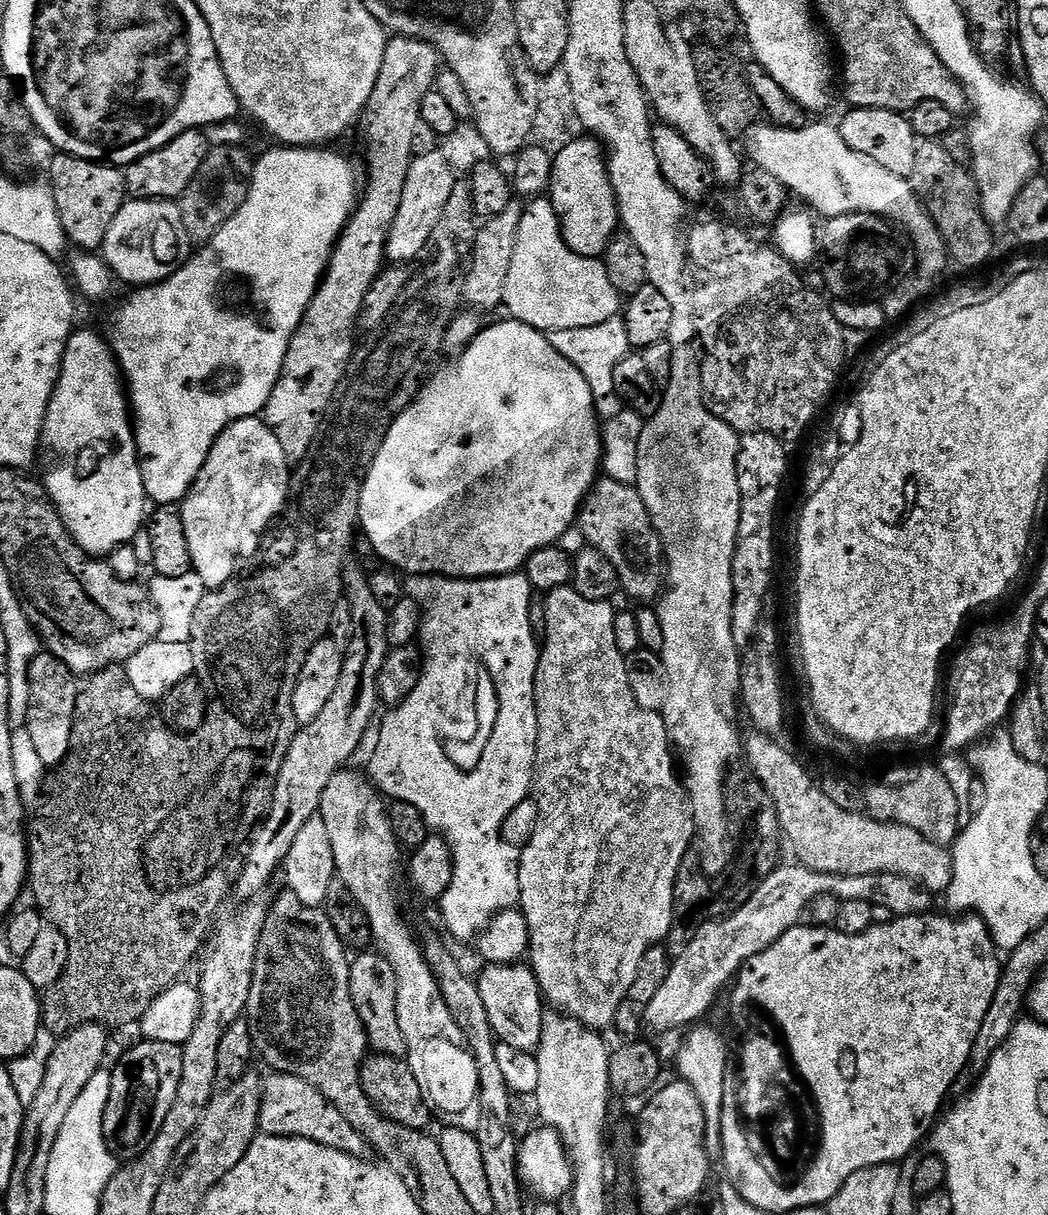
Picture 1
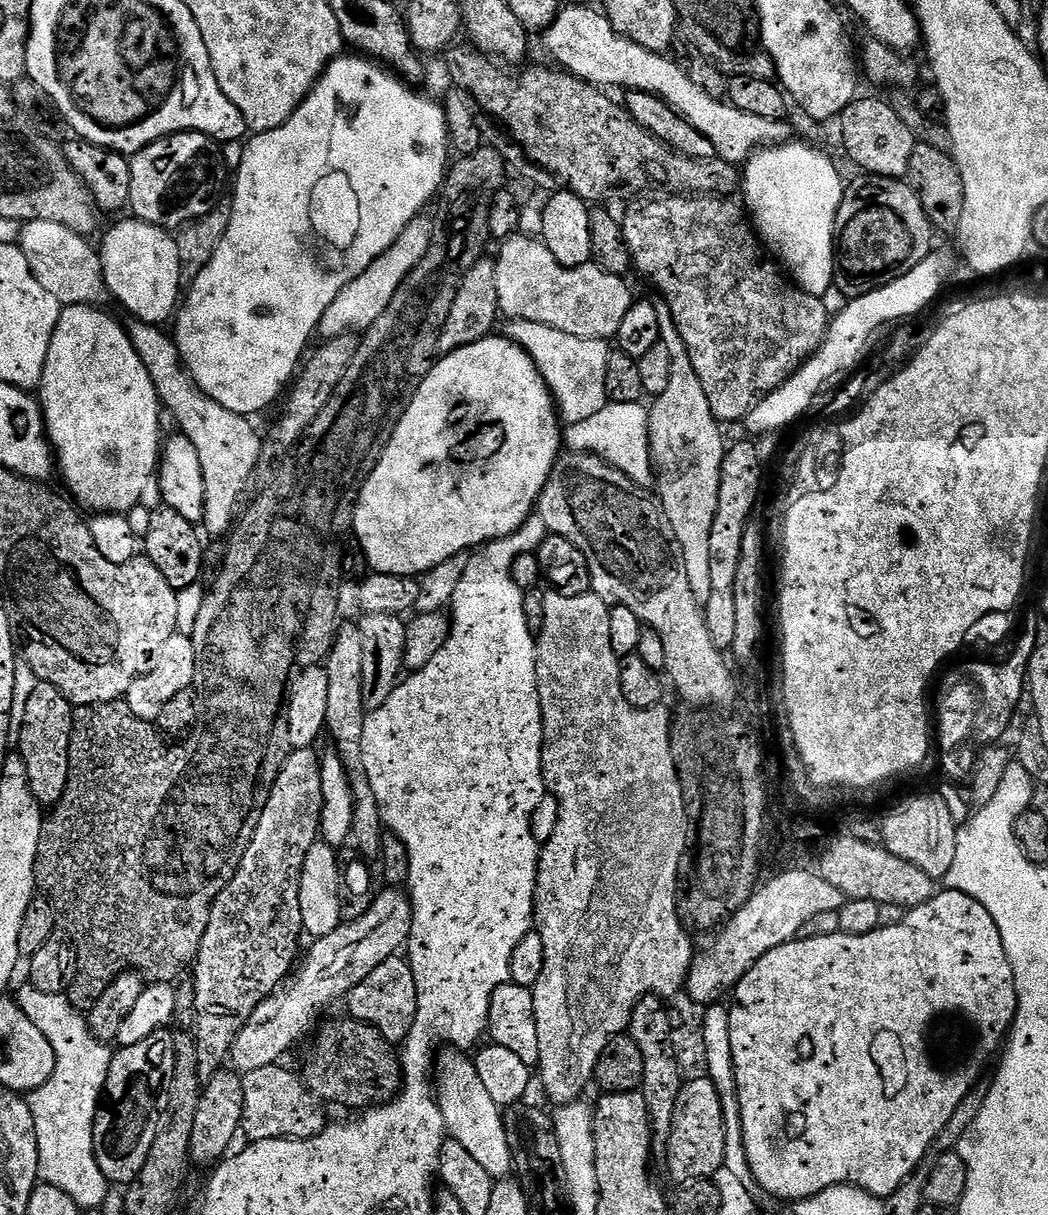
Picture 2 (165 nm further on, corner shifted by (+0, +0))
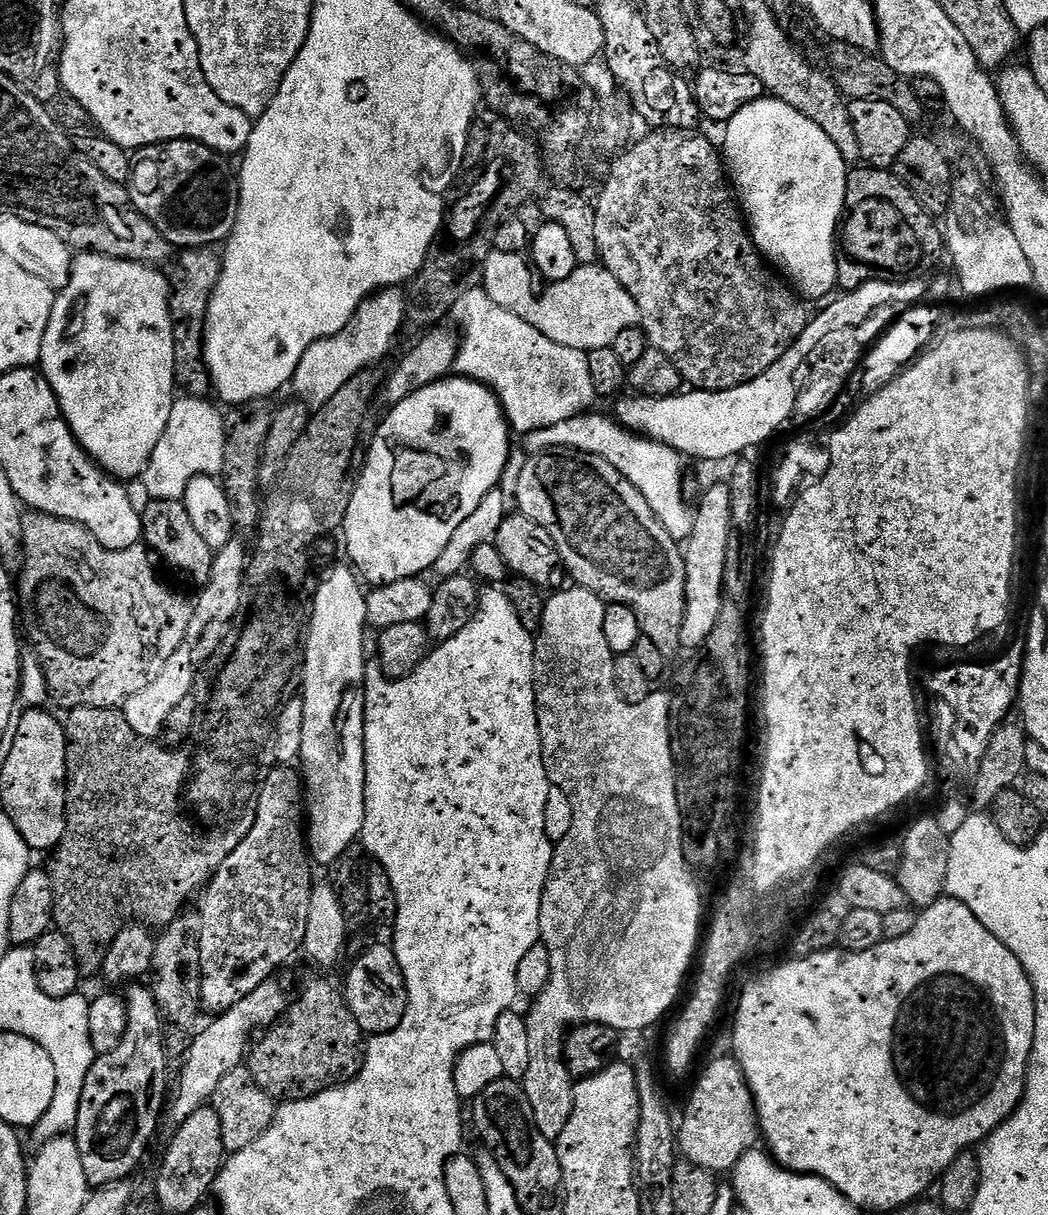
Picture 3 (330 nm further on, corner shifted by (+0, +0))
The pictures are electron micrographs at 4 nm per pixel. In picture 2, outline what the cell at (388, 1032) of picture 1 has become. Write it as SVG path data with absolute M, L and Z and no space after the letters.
M395 955L382 962L382 966L370 970L370 974L348 993L346 1003L355 1019L376 1028L393 1046L399 1045L410 1034L418 1010L418 990L407 959Z

